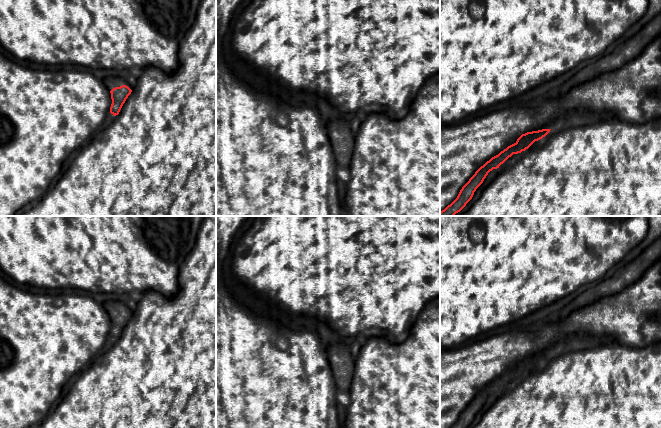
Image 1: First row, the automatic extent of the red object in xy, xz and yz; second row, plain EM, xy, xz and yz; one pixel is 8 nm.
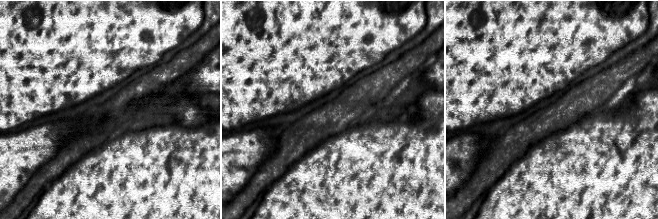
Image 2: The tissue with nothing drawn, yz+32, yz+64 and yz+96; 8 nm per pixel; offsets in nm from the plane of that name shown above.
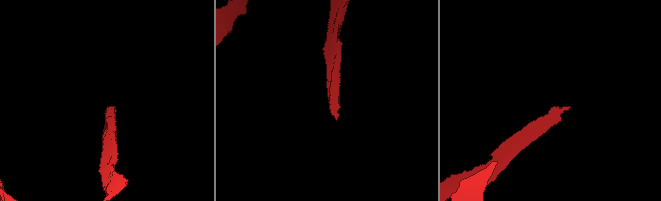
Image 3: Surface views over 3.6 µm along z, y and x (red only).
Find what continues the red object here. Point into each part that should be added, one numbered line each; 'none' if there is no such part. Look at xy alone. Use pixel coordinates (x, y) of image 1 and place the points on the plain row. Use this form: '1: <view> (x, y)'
1: xy (111, 306)

